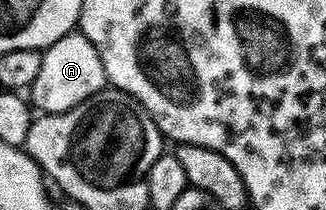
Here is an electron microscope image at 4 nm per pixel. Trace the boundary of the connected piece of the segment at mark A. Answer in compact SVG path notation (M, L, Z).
M72 30L42 49L41 70L37 78L33 78L29 89L29 100L40 113L64 112L73 110L81 102L93 98L96 94L108 87L105 66L101 66L101 58L82 32Z

